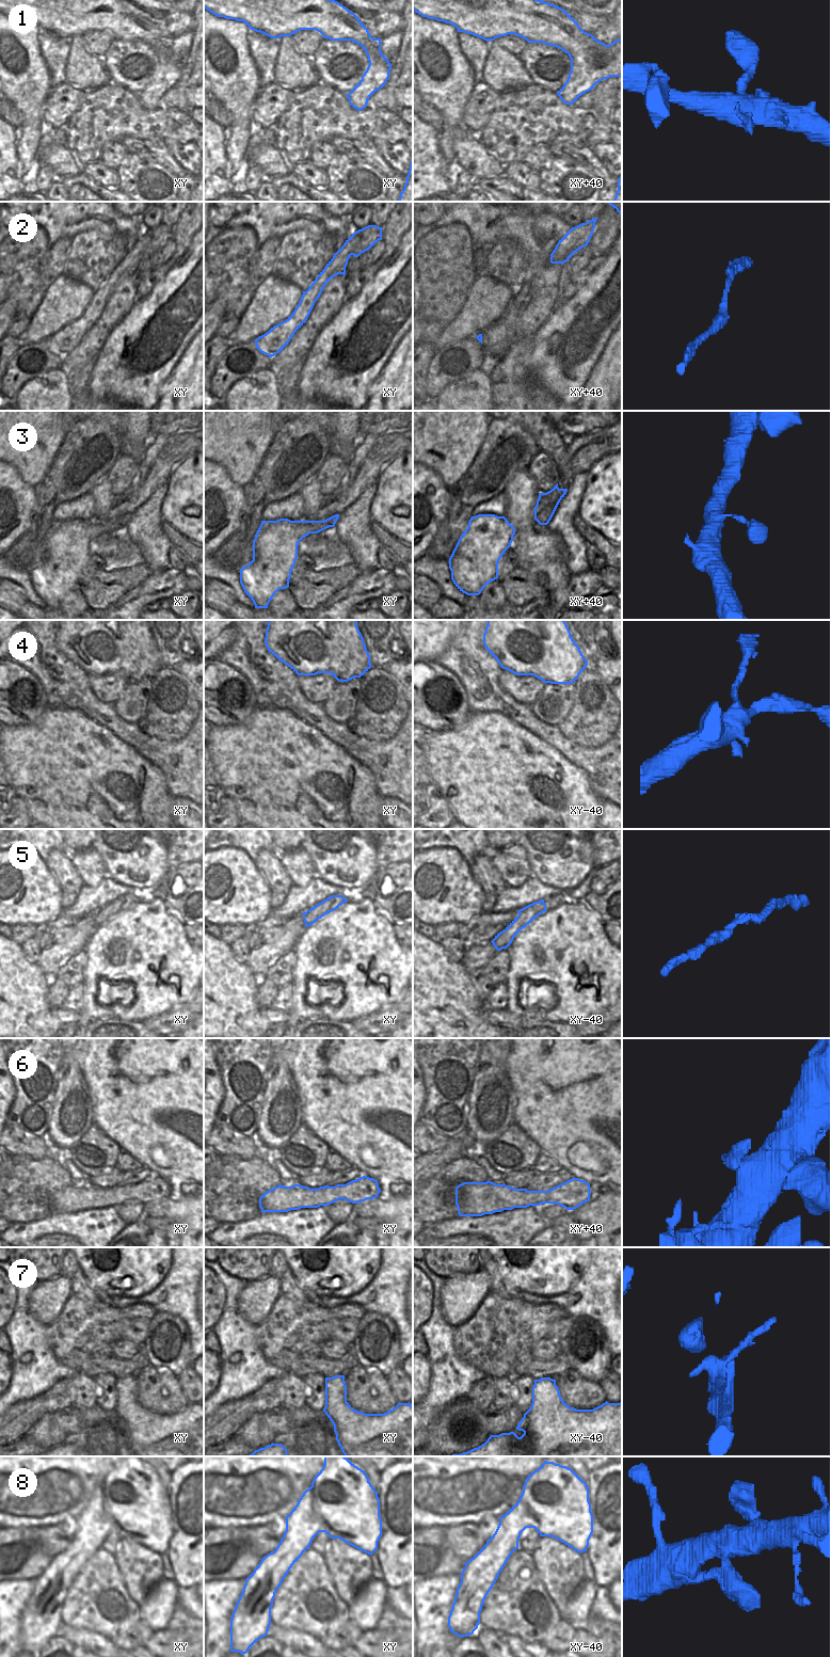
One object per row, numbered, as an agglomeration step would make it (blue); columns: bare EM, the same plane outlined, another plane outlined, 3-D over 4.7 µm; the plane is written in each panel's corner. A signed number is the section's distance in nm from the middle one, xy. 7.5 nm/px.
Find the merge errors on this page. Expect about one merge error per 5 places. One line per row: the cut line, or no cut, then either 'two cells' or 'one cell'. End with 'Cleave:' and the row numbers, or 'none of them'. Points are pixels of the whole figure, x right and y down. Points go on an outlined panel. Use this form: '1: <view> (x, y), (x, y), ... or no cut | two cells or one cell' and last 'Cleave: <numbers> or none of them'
1: no cut | one cell
2: no cut | one cell
3: no cut | one cell
4: no cut | one cell
5: no cut | one cell
6: no cut | one cell
7: no cut | one cell
8: no cut | one cell
Cleave: none of them

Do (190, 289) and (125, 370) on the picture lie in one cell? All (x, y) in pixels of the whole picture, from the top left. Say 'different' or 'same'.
same

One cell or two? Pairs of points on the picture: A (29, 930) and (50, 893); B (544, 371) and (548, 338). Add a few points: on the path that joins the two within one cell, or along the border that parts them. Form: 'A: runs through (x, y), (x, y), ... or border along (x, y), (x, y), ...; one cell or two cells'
A: border along (35, 924), (14, 924), (11, 927); two cells
B: runs through (547, 363), (548, 347); one cell

